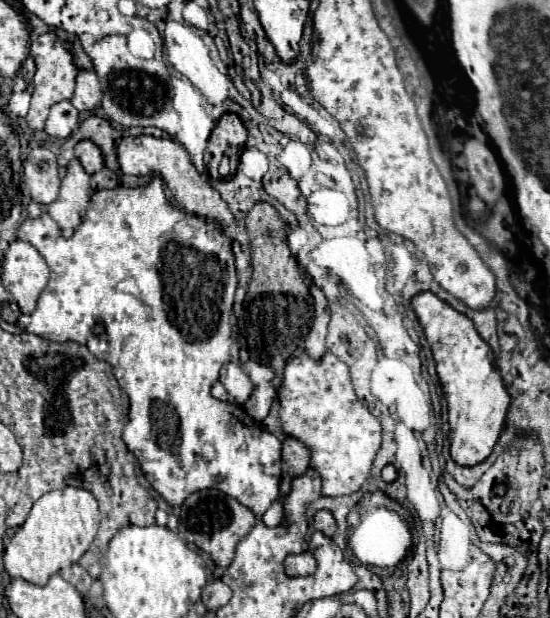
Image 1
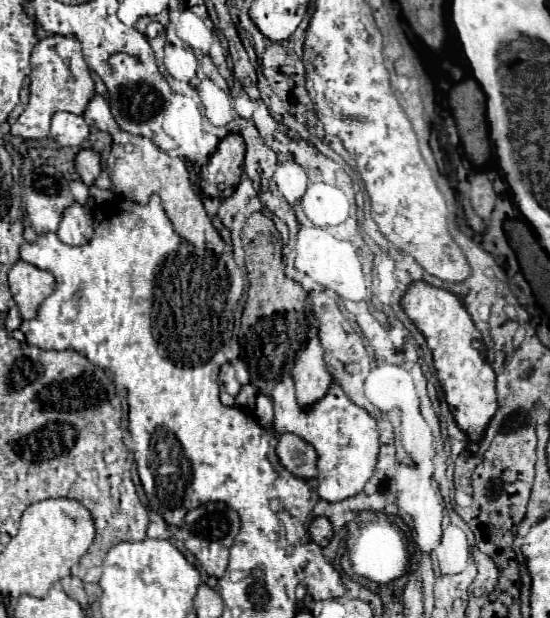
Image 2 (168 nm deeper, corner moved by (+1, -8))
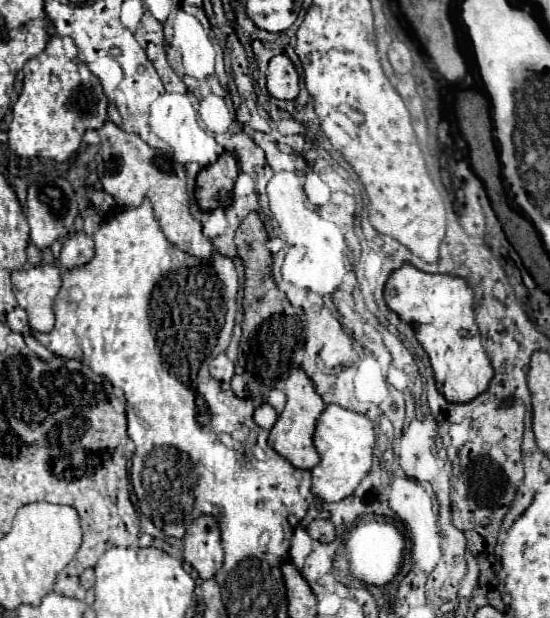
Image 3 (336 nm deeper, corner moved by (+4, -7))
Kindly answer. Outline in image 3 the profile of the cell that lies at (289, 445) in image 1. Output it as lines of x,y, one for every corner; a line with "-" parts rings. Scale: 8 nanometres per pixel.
295,367
289,373
289,379
285,381
285,385
287,385
287,405
271,429
269,447
275,449
281,457
285,457
293,467
309,471
319,463
319,455
315,451
311,437
315,431
315,419
319,419
325,403
323,403
321,395
317,393
313,379
301,367

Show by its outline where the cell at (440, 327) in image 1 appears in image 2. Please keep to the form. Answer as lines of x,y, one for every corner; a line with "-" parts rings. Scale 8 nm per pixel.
422,280
412,282
408,286
406,294
400,300
400,306
426,338
434,356
434,366
438,372
444,398
450,406
450,412
458,422
458,426
468,434
470,452
476,452
482,432
498,408
496,374
492,366
484,360
484,356
470,346
474,338
480,340
480,332
476,330
470,314
466,312
466,306
460,296
456,296
450,290
430,286

